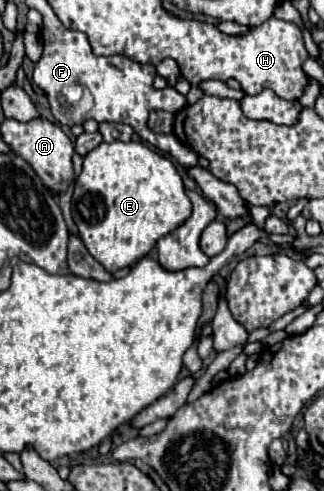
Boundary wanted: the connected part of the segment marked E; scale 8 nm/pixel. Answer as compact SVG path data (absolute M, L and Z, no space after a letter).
M101 142L83 160L83 172L75 182L73 192L73 220L79 228L79 236L85 242L91 256L103 264L105 270L117 272L125 266L133 266L137 260L149 254L155 242L181 226L191 214L191 202L185 196L183 180L171 160L153 152L143 142Z

